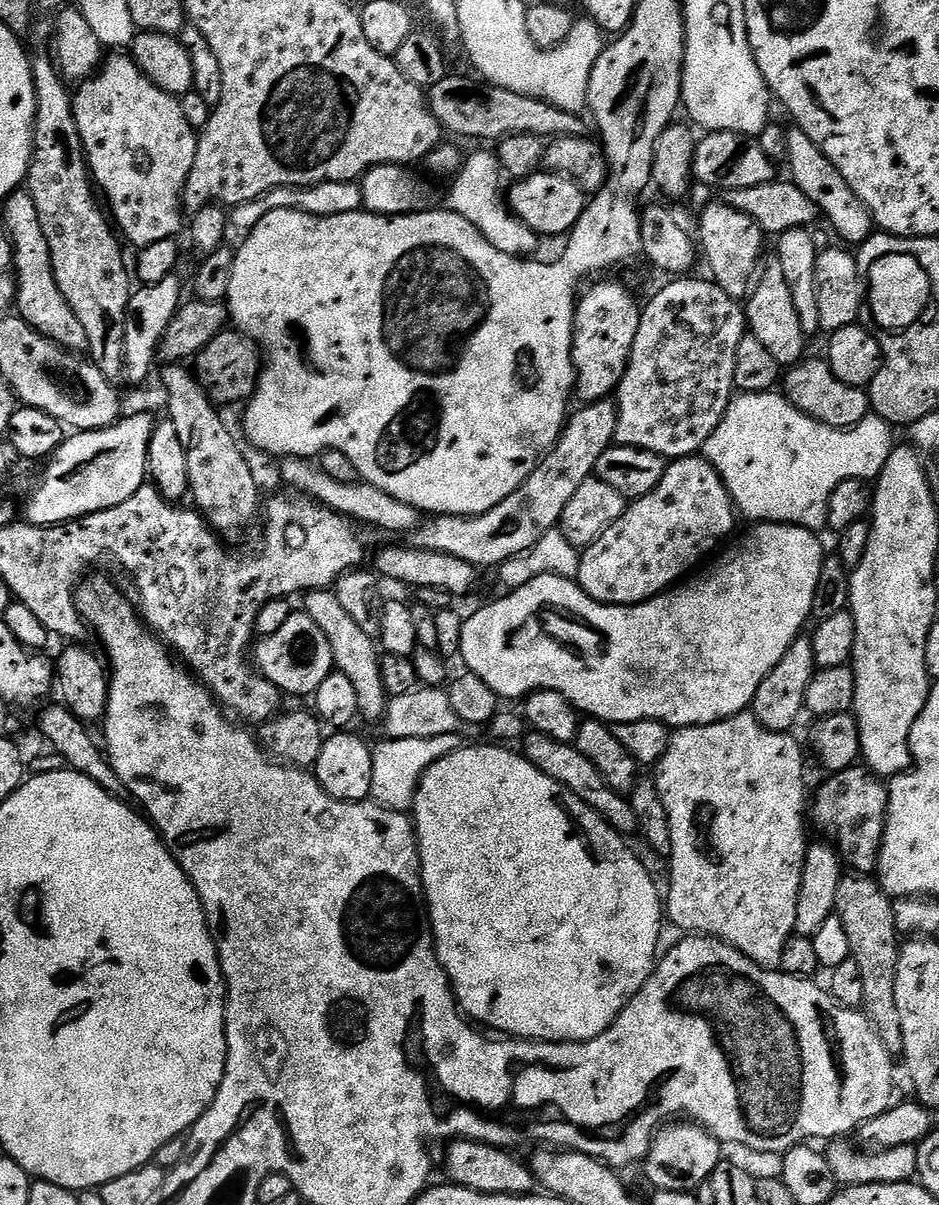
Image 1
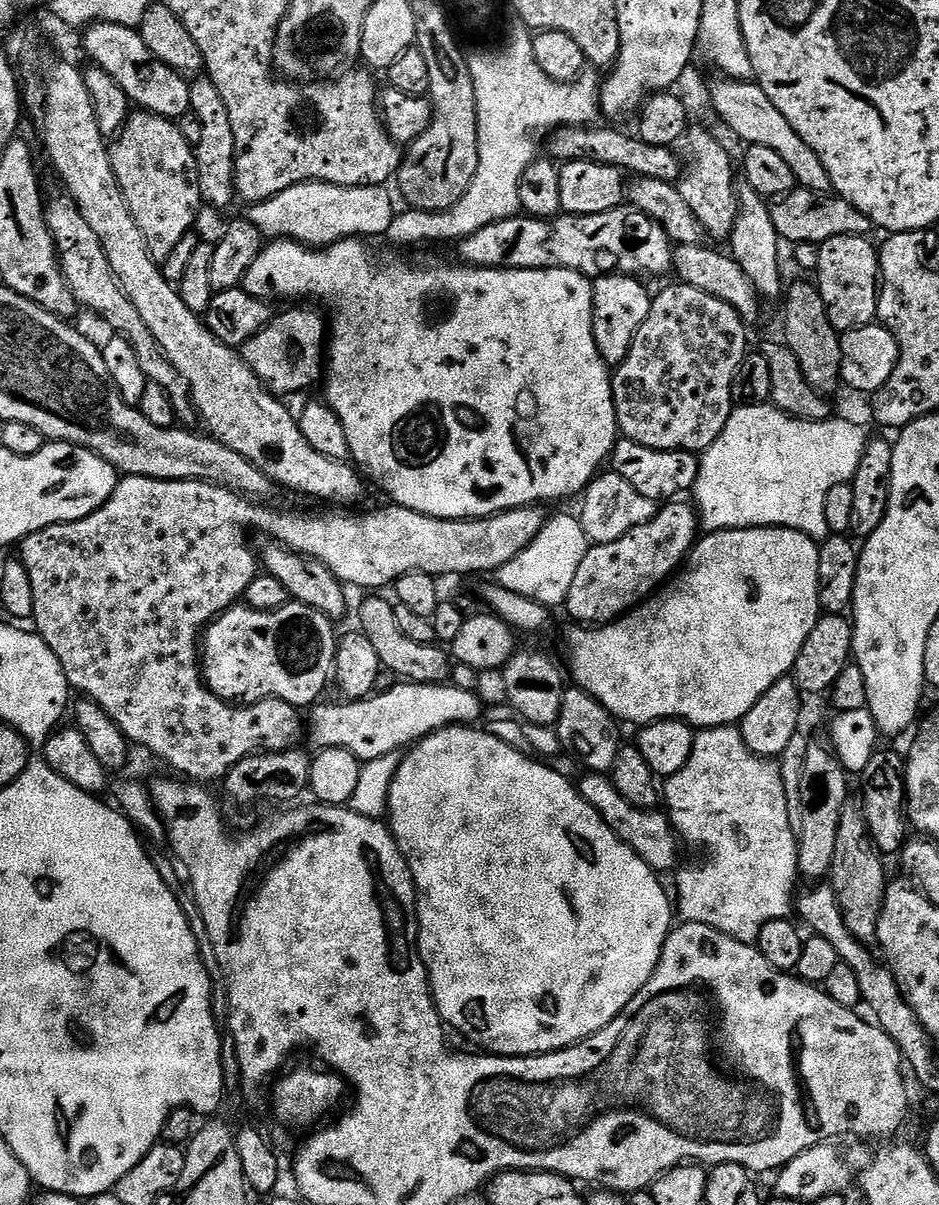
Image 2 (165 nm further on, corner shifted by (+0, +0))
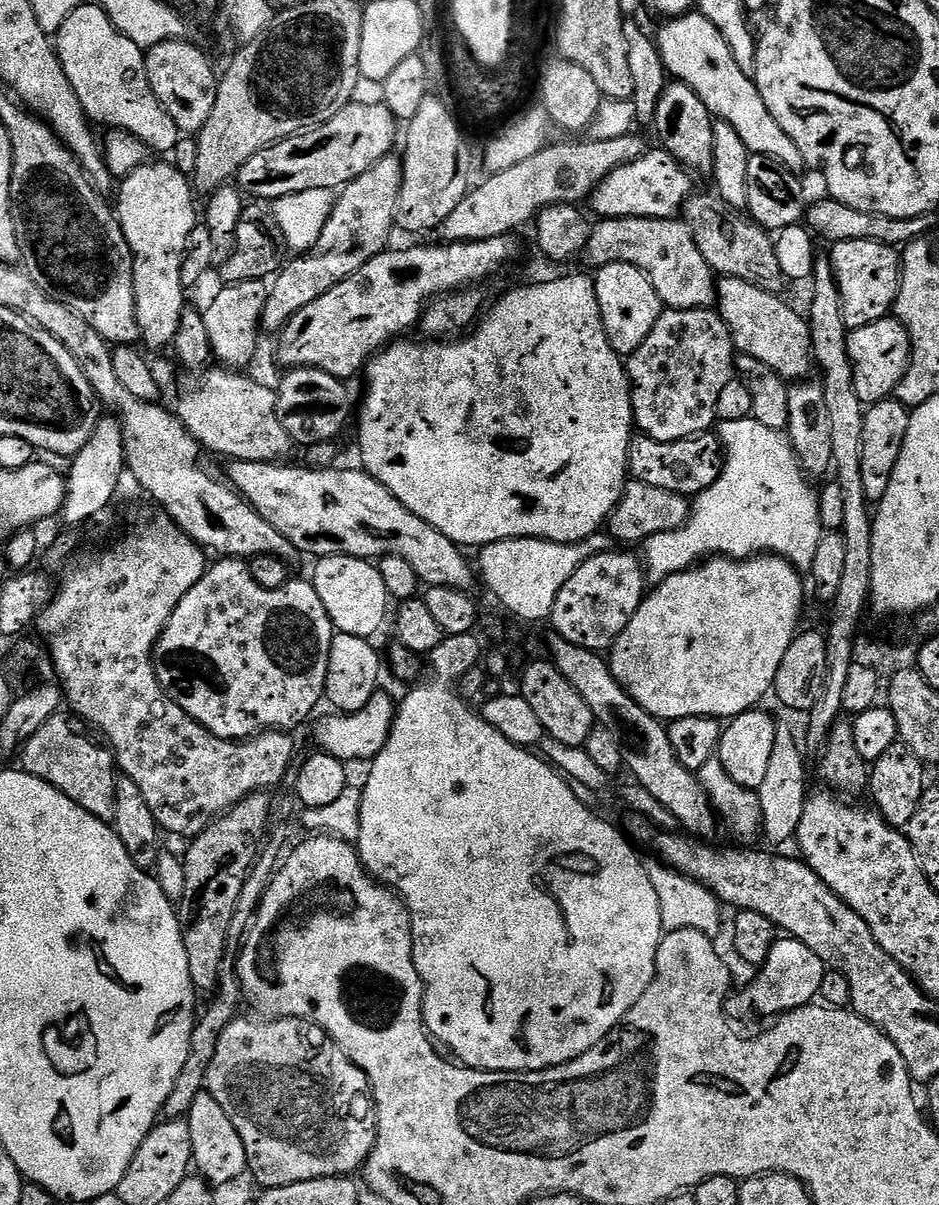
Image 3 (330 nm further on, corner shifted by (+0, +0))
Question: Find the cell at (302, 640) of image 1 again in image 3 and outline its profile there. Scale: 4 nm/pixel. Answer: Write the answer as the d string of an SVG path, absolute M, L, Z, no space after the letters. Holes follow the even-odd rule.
M220 558L216 561L205 571L198 586L194 586L194 590L190 590L190 594L186 594L182 598L182 602L178 602L170 622L160 635L160 641L156 644L154 653L156 676L159 677L160 683L167 688L169 696L178 702L178 706L182 706L182 710L186 710L186 714L190 714L201 726L224 740L247 740L260 735L262 730L292 730L295 724L302 723L315 710L319 700L321 702L325 699L327 672L330 666L331 644L334 635L330 614L327 613L322 598L316 593L314 584L307 579L304 581L292 578L281 588L267 588L252 573L252 565L247 559Z

